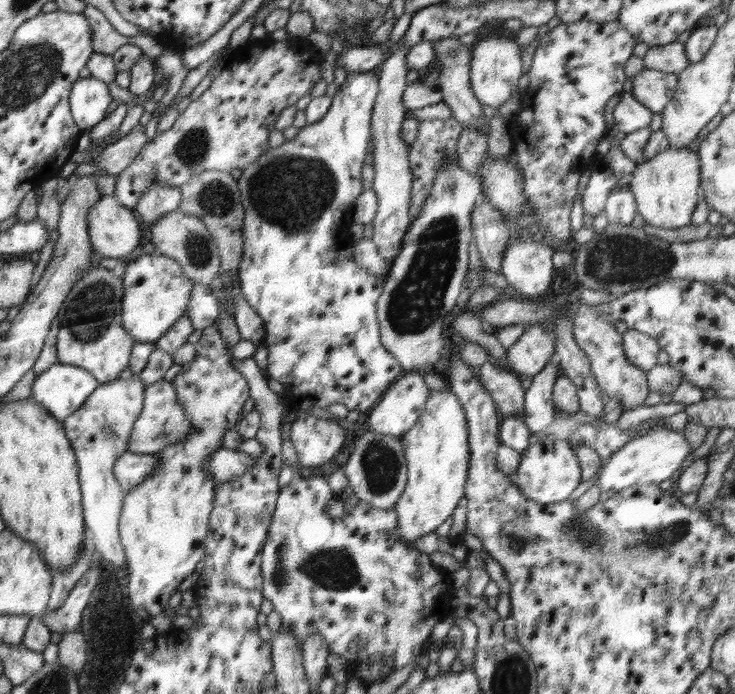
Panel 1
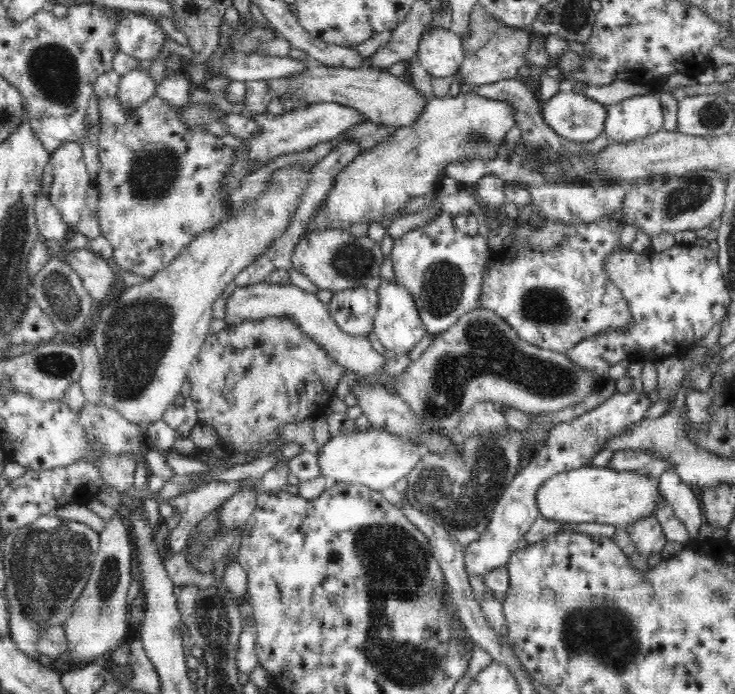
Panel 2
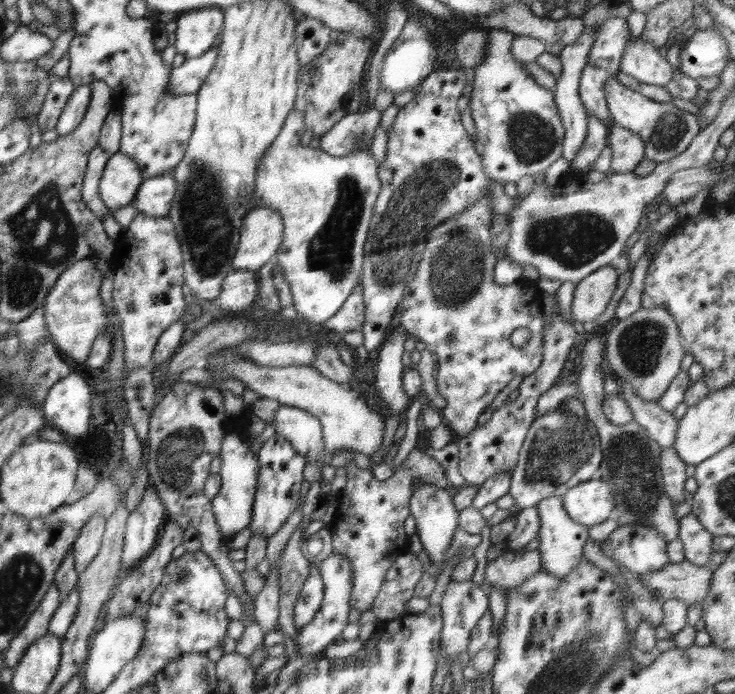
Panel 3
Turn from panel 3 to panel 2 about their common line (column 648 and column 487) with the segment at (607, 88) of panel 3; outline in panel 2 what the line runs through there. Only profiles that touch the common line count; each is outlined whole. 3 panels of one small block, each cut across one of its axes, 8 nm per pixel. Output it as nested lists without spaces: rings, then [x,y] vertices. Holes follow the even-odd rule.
[[[460,92],[457,96],[449,94],[427,100],[421,115],[411,125],[394,128],[389,137],[382,139],[371,149],[361,152],[350,161],[350,164],[342,168],[335,176],[333,187],[329,190],[314,218],[309,222],[302,237],[310,234],[312,230],[346,228],[360,222],[378,223],[386,216],[394,215],[395,218],[402,215],[409,200],[415,196],[432,195],[437,191],[436,184],[444,177],[442,170],[448,164],[470,158],[490,160],[496,157],[500,142],[515,126],[514,111],[516,110],[512,110],[511,106],[503,100],[492,100],[473,92],[465,94]]]

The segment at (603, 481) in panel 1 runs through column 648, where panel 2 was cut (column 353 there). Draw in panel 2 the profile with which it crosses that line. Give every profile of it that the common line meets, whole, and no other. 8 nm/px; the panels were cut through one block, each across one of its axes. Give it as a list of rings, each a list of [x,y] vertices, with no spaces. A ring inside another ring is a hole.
[[[369,428],[365,432],[333,436],[318,452],[318,465],[329,483],[360,483],[372,490],[382,491],[410,474],[422,458],[423,449],[394,433]]]

